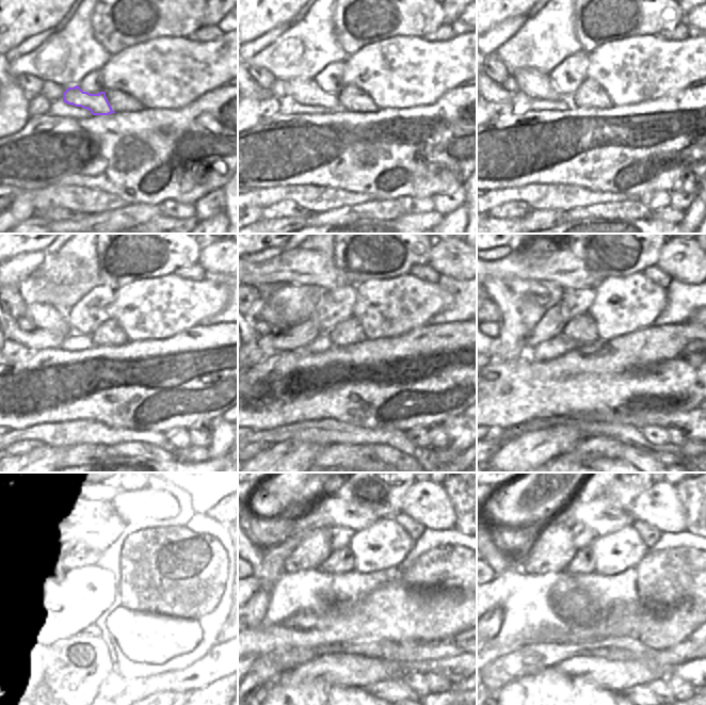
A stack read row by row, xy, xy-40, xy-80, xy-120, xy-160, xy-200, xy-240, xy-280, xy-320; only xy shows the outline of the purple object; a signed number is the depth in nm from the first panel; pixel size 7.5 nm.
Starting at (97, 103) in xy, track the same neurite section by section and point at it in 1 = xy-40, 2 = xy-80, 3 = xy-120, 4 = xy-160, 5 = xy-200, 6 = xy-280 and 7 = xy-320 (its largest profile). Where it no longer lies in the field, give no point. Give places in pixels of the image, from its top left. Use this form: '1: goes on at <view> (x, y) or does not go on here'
1: goes on at xy-40 (303, 91)
2: goes on at xy-80 (534, 84)
3: goes on at xy-120 (43, 316)
4: goes on at xy-160 (269, 314)
5: goes on at xy-200 (498, 290)
6: goes on at xy-280 (259, 525)
7: goes on at xy-320 (498, 525)

